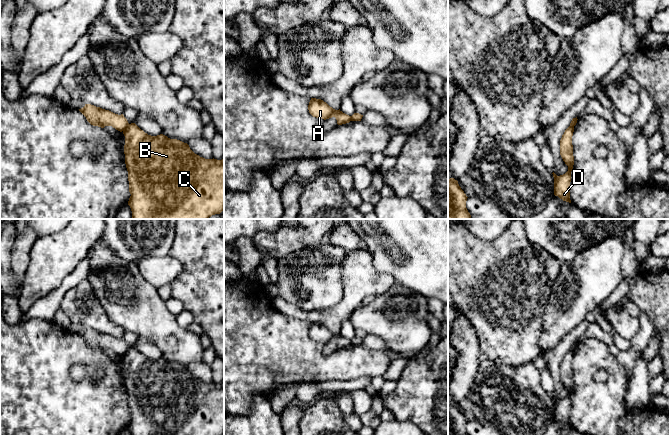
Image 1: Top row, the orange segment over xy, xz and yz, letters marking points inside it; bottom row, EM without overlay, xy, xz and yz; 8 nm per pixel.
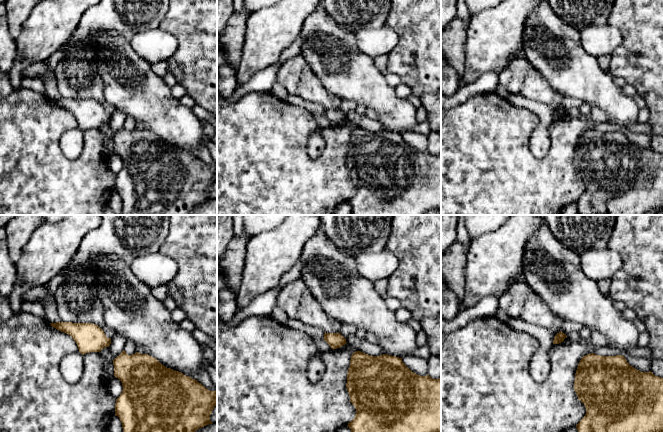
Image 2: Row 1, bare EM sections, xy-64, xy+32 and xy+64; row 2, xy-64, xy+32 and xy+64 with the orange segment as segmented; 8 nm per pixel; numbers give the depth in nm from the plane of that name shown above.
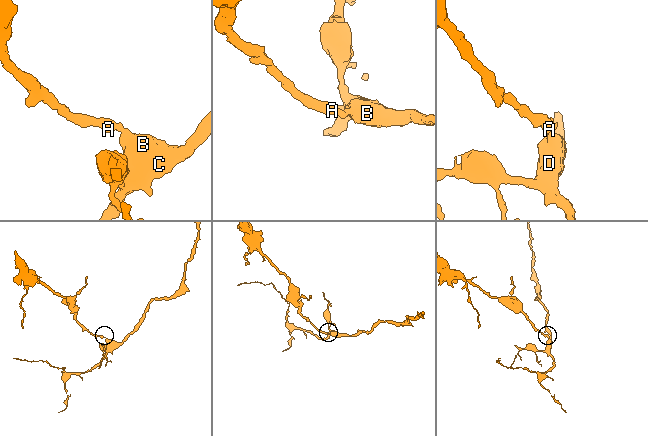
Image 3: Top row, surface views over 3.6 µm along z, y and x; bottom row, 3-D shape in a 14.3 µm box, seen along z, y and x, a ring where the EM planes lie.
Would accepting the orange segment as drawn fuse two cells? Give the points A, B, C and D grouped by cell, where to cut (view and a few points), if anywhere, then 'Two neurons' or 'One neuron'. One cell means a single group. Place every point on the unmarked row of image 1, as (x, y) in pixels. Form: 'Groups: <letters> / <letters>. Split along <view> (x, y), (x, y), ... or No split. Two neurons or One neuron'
Groups: A / B C D. Split along xy (129, 348), (123, 355). Two neurons

